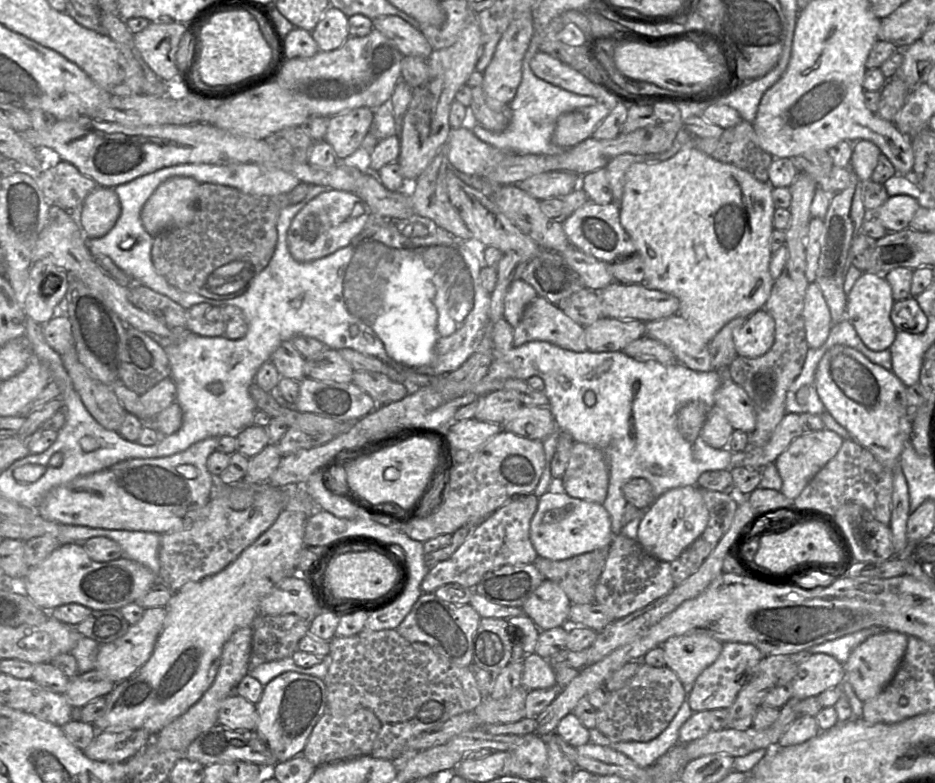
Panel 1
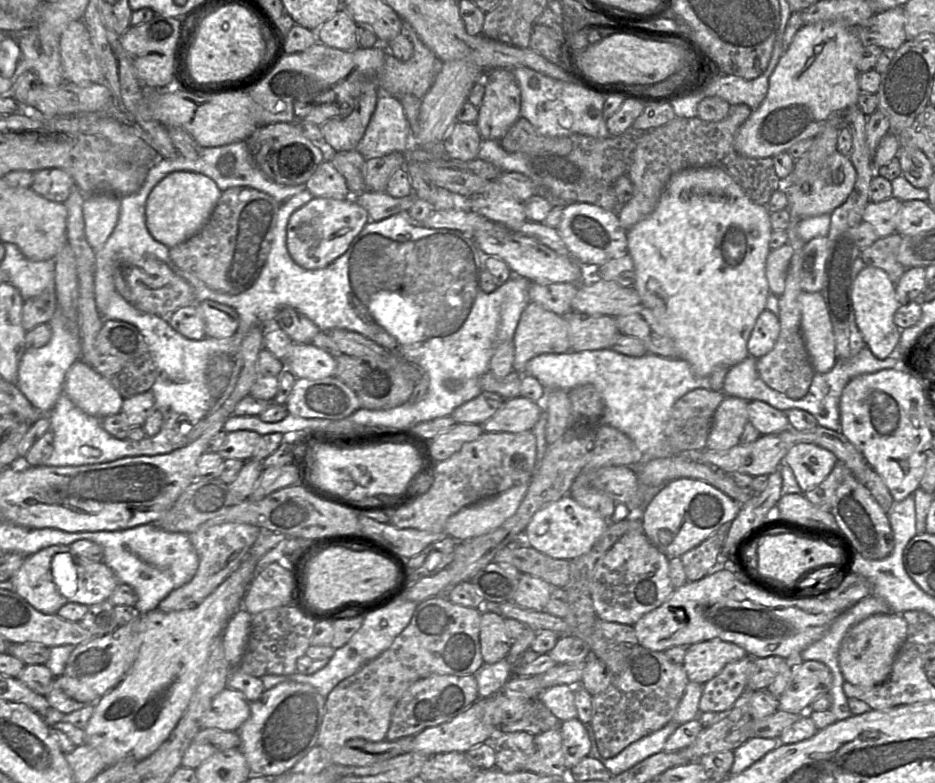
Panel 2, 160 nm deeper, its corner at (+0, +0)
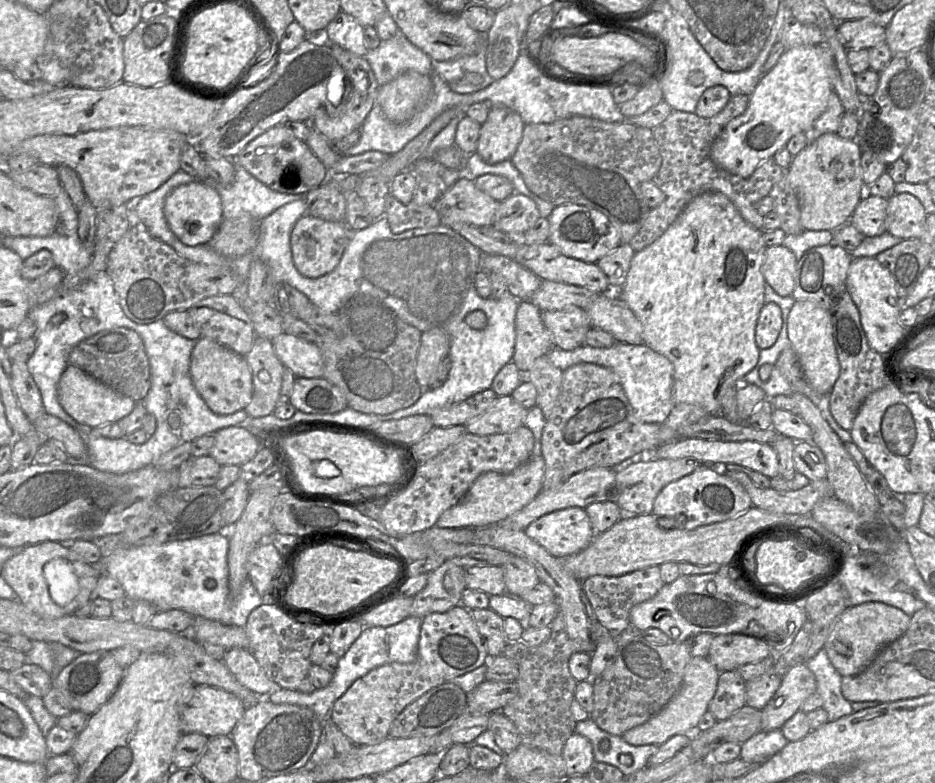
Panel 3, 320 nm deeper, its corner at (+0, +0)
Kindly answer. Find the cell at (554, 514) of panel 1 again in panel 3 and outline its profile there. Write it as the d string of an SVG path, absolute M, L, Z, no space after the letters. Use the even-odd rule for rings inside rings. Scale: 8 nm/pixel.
M568 507L545 514L524 531L558 559L582 551L596 535L589 516L581 507Z

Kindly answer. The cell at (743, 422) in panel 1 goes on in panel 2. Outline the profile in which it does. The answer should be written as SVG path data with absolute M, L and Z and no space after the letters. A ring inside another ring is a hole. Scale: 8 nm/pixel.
M759 400L748 401L748 421L761 435L778 433L791 428L785 412Z

